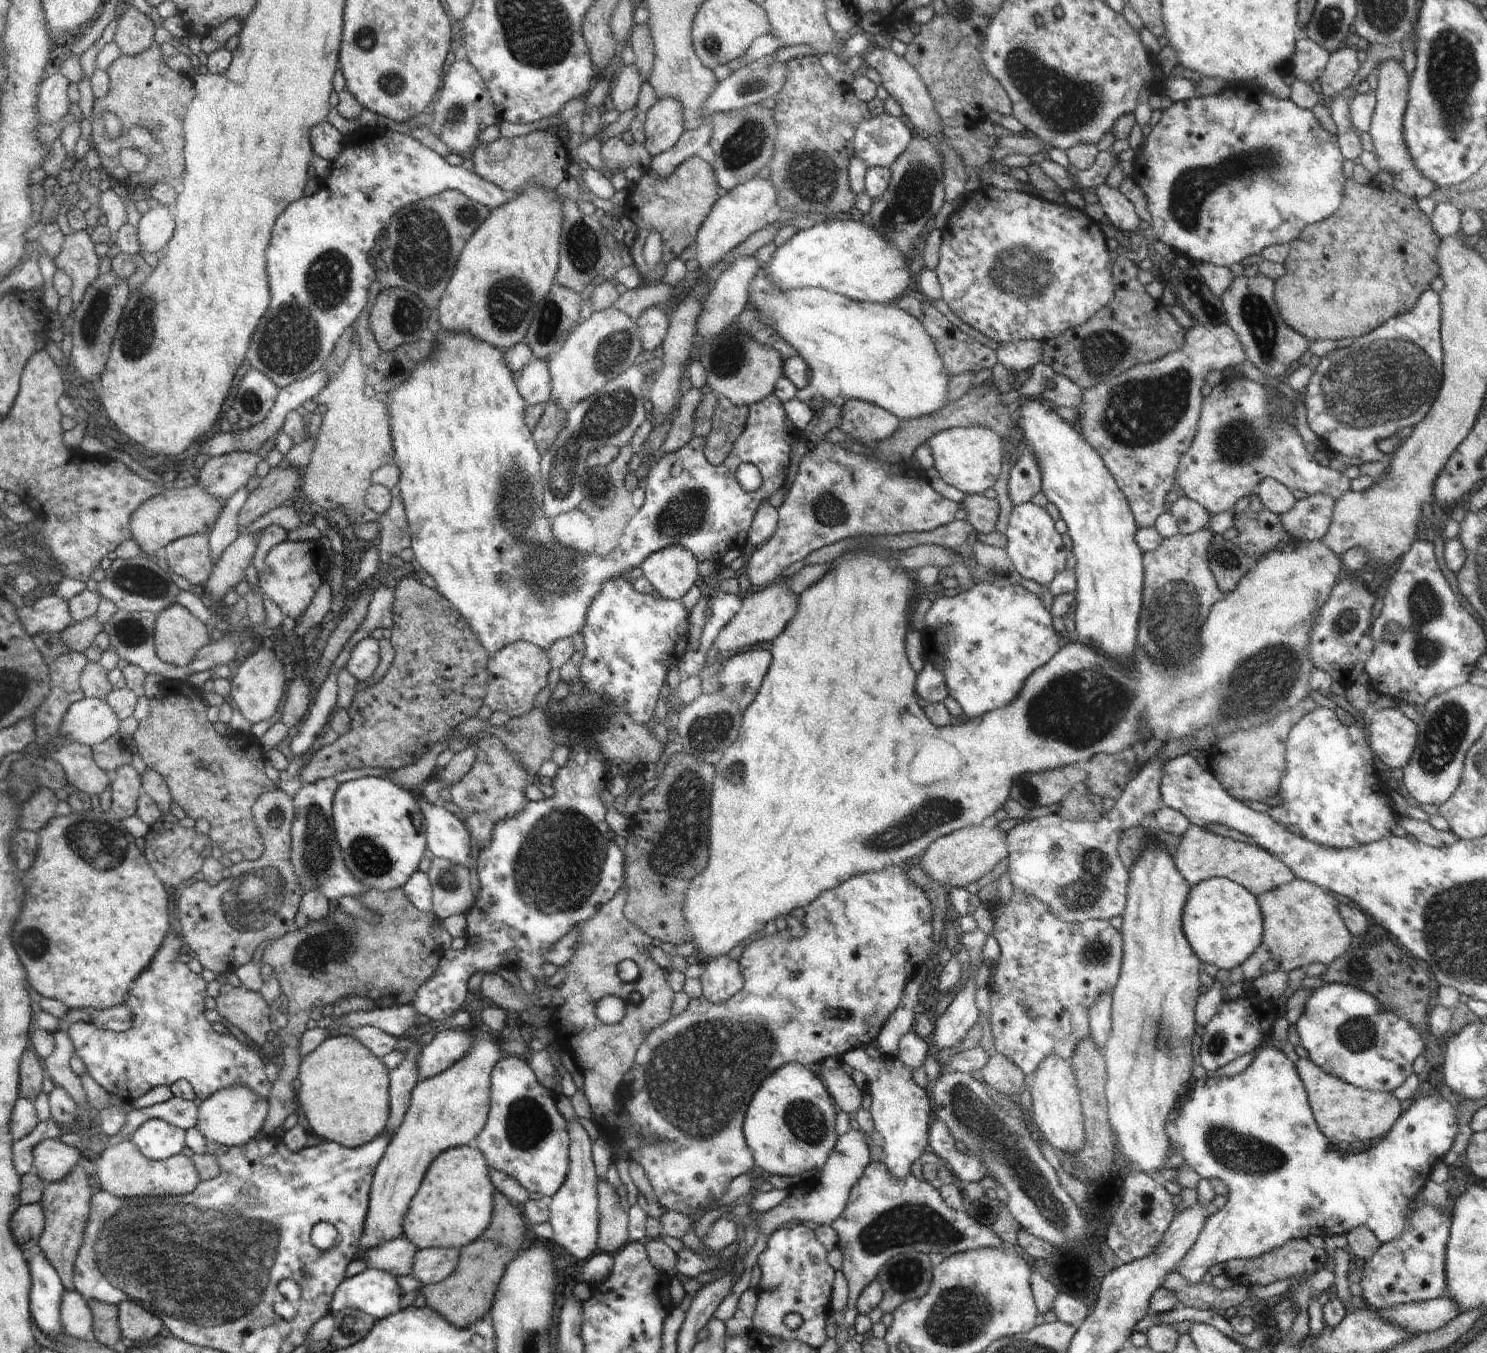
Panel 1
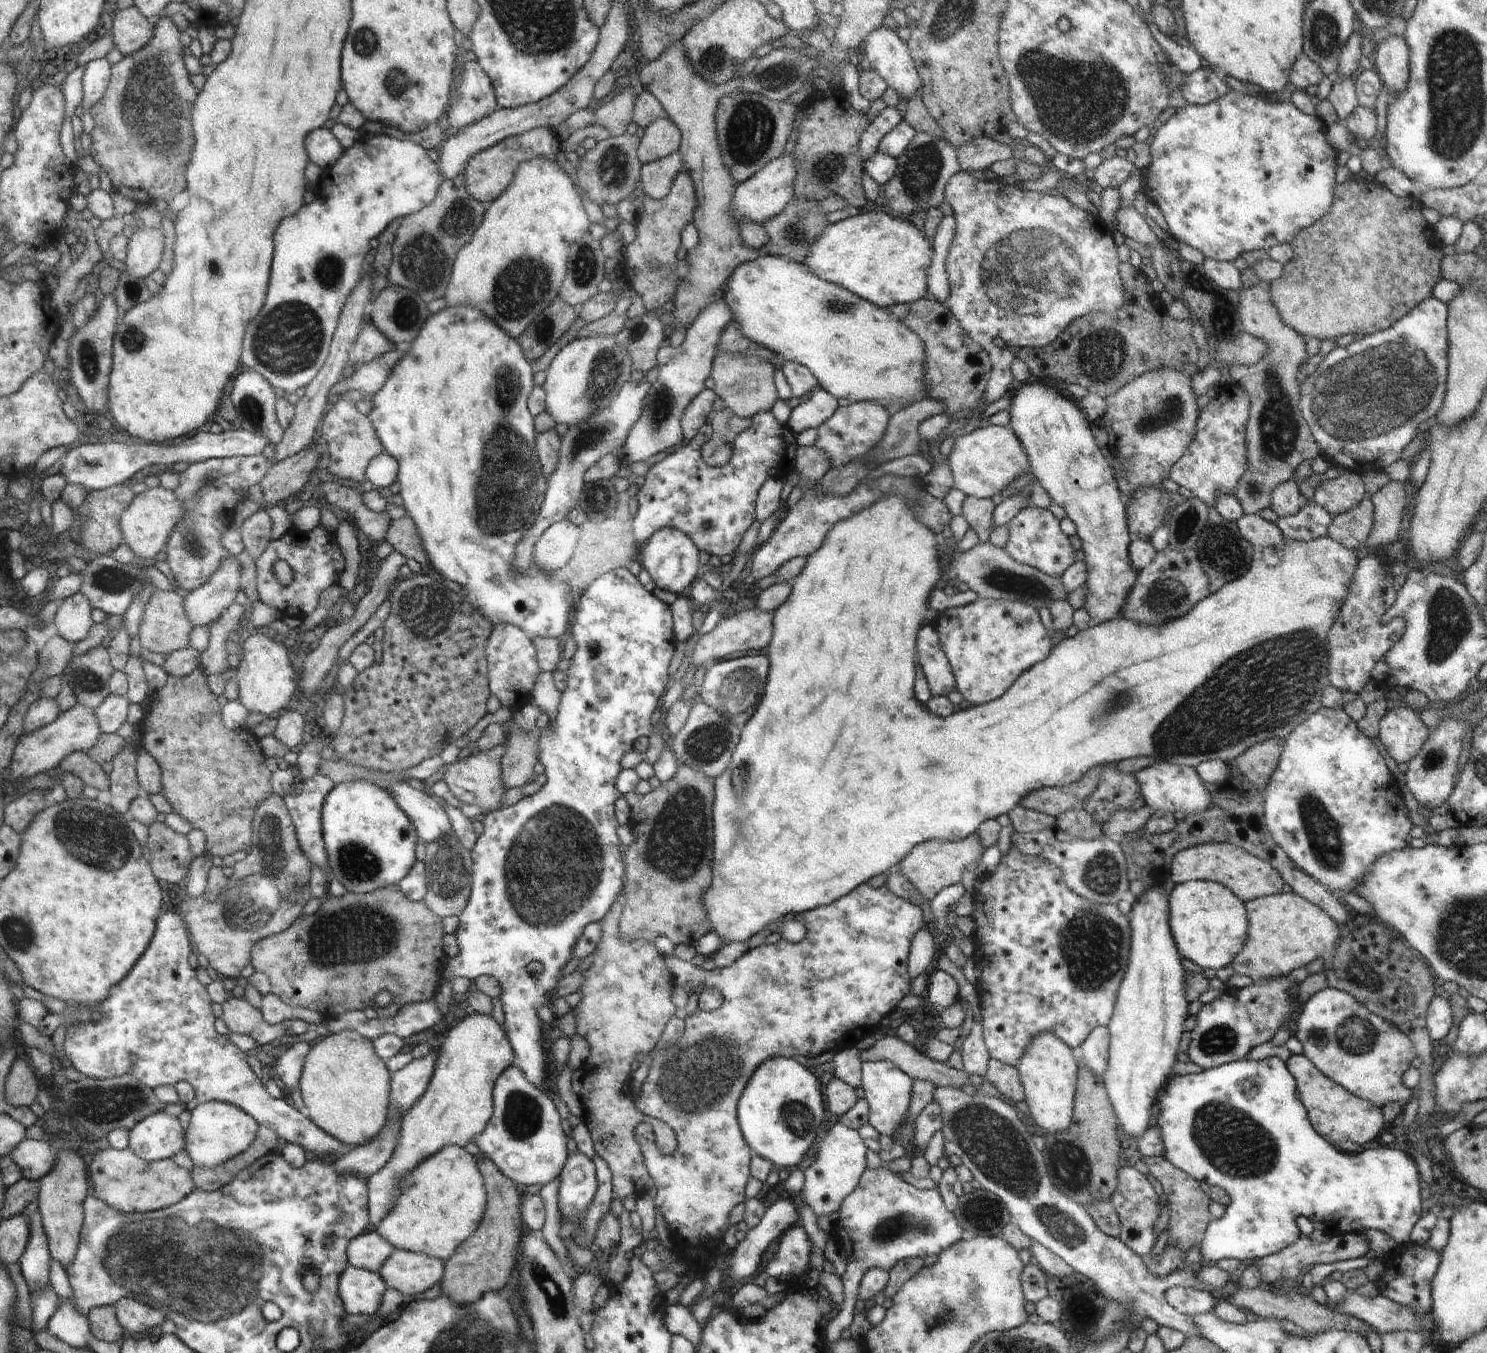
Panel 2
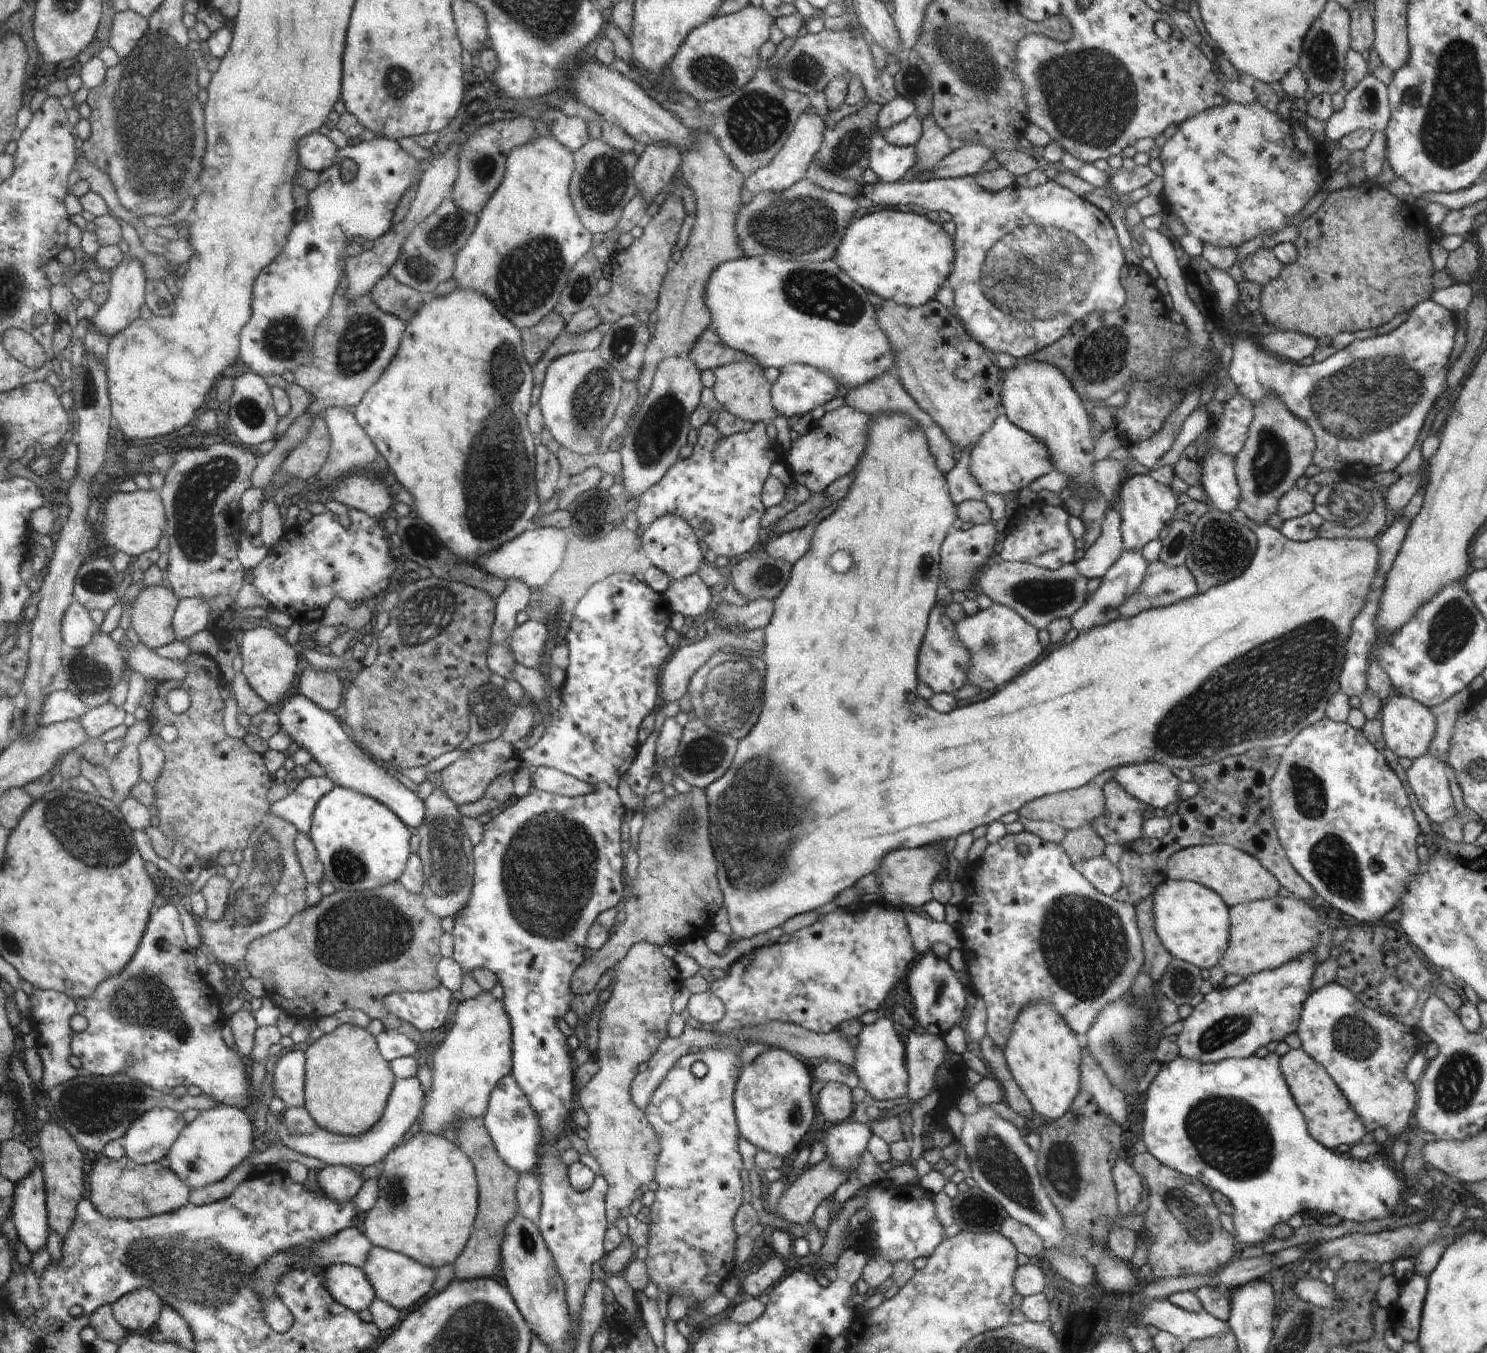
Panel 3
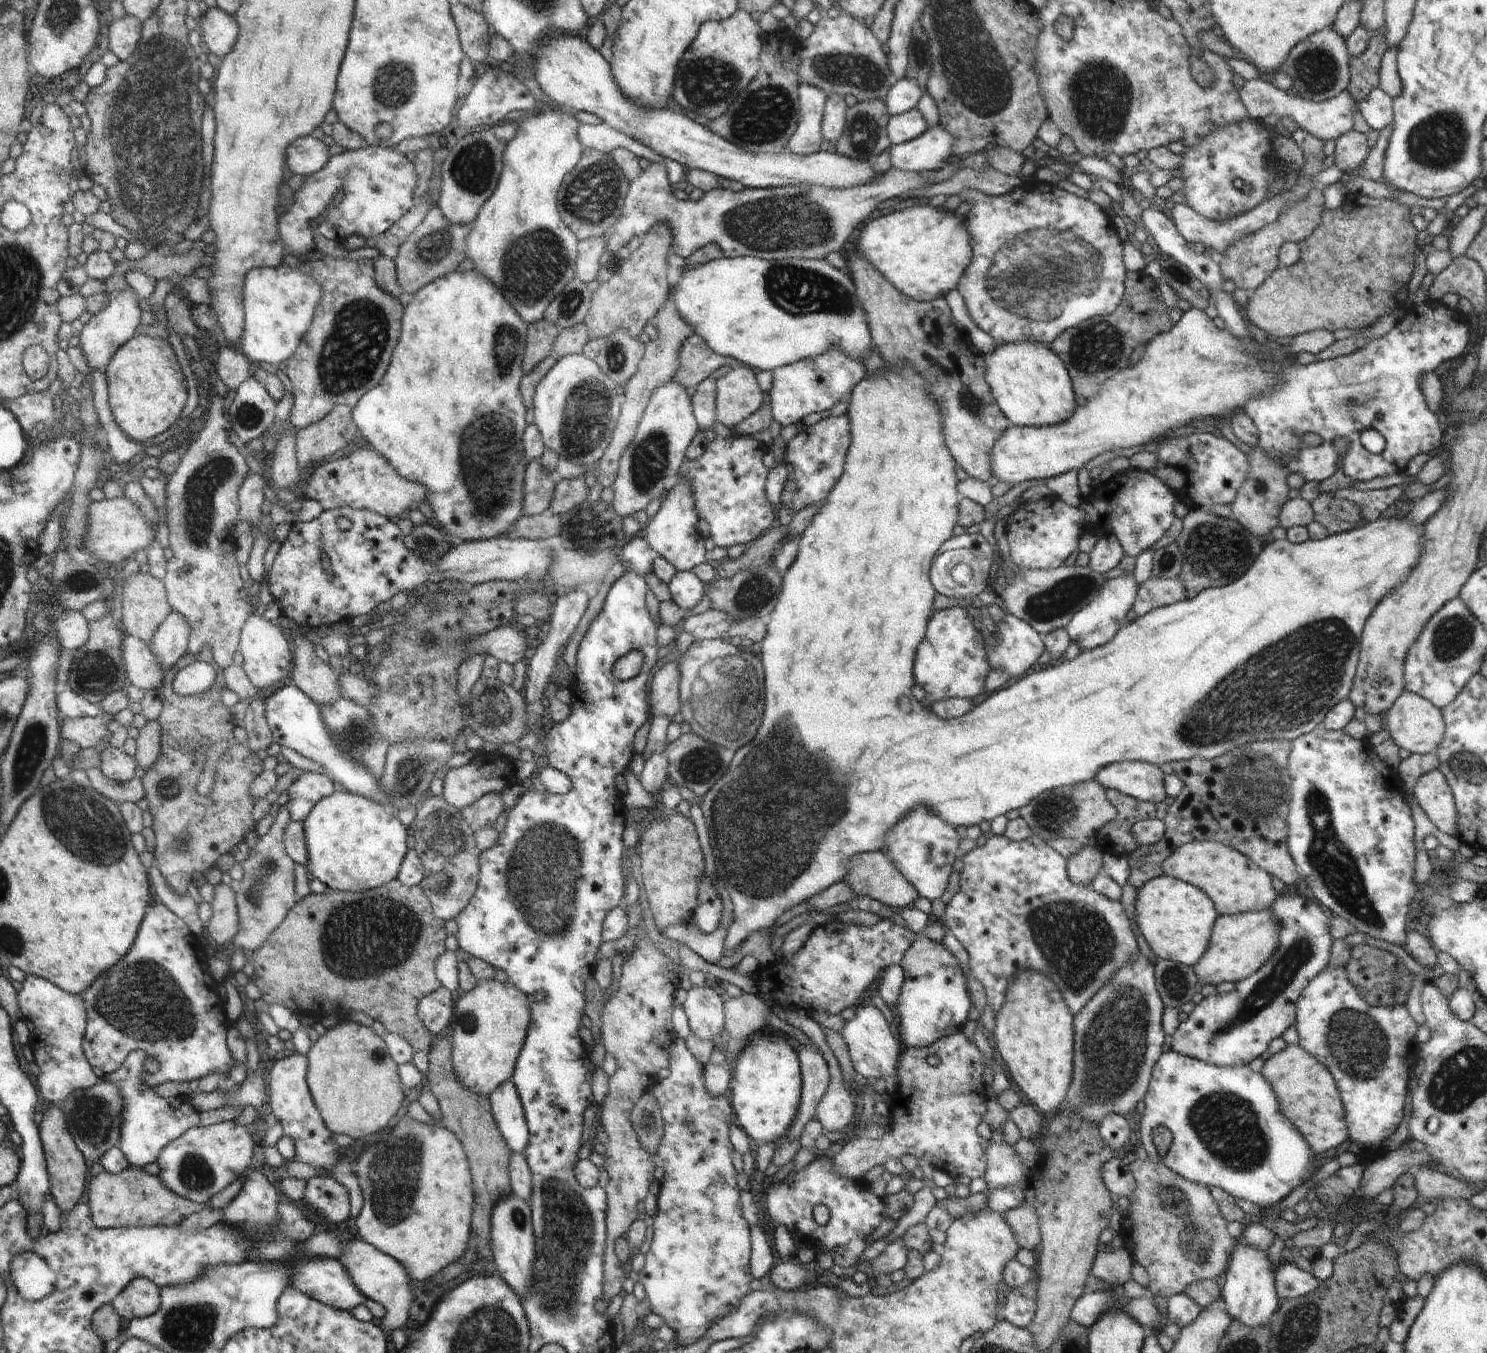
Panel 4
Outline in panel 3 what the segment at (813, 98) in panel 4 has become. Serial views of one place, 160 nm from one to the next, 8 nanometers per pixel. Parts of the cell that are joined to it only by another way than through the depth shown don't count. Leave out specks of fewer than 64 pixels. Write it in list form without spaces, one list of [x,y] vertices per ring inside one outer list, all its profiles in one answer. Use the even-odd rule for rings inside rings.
[[[810,106],[806,112],[801,114],[800,120],[796,122],[796,128],[793,129],[792,136],[788,138],[784,144],[784,148],[770,161],[770,164],[746,176],[745,188],[747,188],[752,195],[755,195],[763,190],[784,190],[796,181],[806,179],[805,173],[808,164],[812,162],[813,157],[821,147],[825,132],[827,131],[825,122],[826,118],[818,115],[816,109]]]

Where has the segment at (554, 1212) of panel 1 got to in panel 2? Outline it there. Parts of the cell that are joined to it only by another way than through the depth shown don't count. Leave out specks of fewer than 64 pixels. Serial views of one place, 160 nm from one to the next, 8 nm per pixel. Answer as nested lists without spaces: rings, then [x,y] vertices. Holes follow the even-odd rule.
[[[579,1150],[569,1156],[560,1173],[558,1204],[562,1217],[577,1221],[589,1209],[598,1188],[597,1170],[596,1162]]]

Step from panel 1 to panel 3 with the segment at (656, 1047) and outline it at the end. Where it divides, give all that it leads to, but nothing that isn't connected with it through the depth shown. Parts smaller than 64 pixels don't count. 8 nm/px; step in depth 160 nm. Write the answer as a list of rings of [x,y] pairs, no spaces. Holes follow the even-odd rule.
[[[884,901],[863,911],[820,915],[820,920],[791,935],[788,943],[770,942],[741,956],[724,978],[709,984],[712,994],[725,1003],[725,1017],[715,1024],[716,1031],[782,1021],[829,1033],[868,1008],[876,1011],[916,956],[902,909]],[[728,1047],[725,1049],[700,1049],[698,1053],[685,1053],[671,1067],[664,1080],[654,1092],[650,1104],[646,1107],[646,1118],[657,1132],[661,1145],[658,1161],[658,1174],[655,1187],[655,1200],[651,1205],[648,1217],[648,1255],[645,1259],[649,1282],[654,1283],[660,1291],[667,1291],[669,1297],[692,1297],[703,1303],[714,1296],[726,1276],[734,1270],[734,1254],[736,1254],[736,1231],[732,1220],[736,1210],[743,1203],[745,1184],[740,1178],[742,1158],[737,1145],[740,1131],[737,1127],[736,1107],[733,1105],[733,1094],[736,1092],[737,1078],[741,1066],[738,1055],[741,1049]],[[694,1062],[704,1062],[708,1072],[703,1078],[692,1075],[690,1067]],[[667,1096],[681,1102],[683,1113],[689,1118],[688,1124],[676,1121],[666,1124],[658,1114],[658,1102]]]

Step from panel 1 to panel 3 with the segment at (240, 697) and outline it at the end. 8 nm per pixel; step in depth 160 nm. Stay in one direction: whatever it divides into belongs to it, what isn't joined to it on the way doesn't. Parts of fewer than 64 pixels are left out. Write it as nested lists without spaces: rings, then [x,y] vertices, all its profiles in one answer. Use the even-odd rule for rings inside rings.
[[[256,626],[244,631],[238,647],[243,660],[241,672],[247,678],[248,684],[267,705],[282,702],[282,698],[288,694],[292,678],[296,676],[296,648],[280,638],[280,634],[270,626]]]

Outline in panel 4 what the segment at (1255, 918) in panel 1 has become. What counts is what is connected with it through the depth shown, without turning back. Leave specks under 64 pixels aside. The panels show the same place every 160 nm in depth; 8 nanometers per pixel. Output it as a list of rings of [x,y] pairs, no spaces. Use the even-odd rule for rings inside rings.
[[[1168,875],[1151,878],[1136,893],[1136,926],[1158,959],[1170,959],[1186,966],[1194,966],[1208,946],[1218,915],[1214,903],[1205,892],[1193,884]]]

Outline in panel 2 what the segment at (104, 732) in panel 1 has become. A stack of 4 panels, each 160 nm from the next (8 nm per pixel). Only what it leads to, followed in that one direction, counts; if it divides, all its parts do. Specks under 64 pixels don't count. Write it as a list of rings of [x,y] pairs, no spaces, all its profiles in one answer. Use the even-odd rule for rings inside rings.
[[[79,703],[75,708],[64,711],[56,722],[47,724],[33,733],[24,733],[18,741],[10,766],[13,780],[18,783],[42,772],[52,773],[54,768],[61,766],[63,760],[72,753],[91,751],[104,734],[95,710]]]

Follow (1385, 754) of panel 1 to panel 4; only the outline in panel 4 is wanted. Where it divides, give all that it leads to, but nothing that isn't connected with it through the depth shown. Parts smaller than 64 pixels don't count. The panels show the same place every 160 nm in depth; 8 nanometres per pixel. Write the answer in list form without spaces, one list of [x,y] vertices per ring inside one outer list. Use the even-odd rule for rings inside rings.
[[[1404,690],[1400,694],[1383,717],[1383,724],[1399,748],[1405,748],[1413,753],[1413,756],[1436,752],[1438,745],[1444,740],[1445,720],[1441,709],[1412,691]]]

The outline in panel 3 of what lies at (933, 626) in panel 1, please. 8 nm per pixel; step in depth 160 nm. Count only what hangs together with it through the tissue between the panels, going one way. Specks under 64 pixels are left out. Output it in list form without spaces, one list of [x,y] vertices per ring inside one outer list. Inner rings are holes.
[[[993,603],[988,609],[980,609],[976,615],[968,616],[964,620],[955,622],[958,636],[974,655],[973,678],[975,684],[983,690],[992,690],[1009,683],[1018,677],[1030,664],[1034,664],[1040,654],[1042,646],[1038,642],[1038,632],[1022,615],[1010,607]]]

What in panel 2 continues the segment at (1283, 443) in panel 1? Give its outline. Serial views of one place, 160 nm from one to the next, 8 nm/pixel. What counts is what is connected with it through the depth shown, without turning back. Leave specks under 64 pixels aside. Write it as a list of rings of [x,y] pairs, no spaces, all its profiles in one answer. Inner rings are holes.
[[[1237,382],[1218,388],[1217,396],[1199,413],[1197,431],[1178,462],[1171,468],[1169,479],[1190,490],[1208,507],[1214,506],[1220,493],[1234,493],[1247,467],[1245,430],[1249,419],[1251,396]],[[1344,468],[1338,478],[1320,483],[1312,500],[1336,516],[1352,510],[1365,496],[1361,474]]]

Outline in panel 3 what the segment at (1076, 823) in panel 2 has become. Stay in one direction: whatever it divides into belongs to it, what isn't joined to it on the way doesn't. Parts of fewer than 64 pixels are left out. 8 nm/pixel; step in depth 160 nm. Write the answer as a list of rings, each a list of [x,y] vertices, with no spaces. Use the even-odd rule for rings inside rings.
[[[1084,824],[1078,830],[1066,831],[1059,845],[1065,849],[1072,863],[1078,865],[1086,859],[1104,855],[1106,844],[1090,824]]]

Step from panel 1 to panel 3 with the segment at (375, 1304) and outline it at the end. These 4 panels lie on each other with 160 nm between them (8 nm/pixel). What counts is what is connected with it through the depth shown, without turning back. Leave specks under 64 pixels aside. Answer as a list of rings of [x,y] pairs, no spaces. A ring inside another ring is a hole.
[[[332,1265],[324,1270],[325,1287],[329,1293],[355,1313],[368,1309],[376,1300],[376,1291],[360,1267]]]

